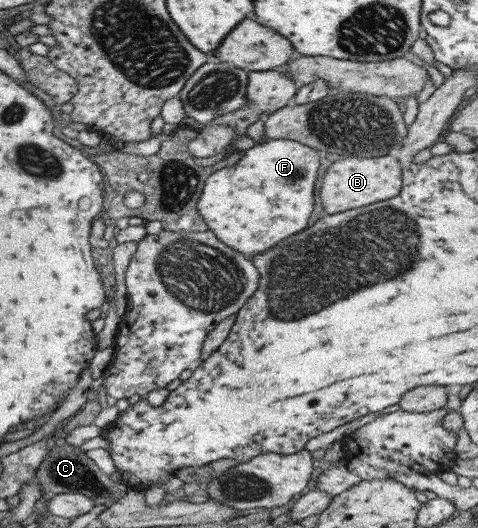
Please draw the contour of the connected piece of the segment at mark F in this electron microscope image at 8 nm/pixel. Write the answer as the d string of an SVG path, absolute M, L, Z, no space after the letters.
M286 139L257 142L237 164L222 167L205 179L197 214L217 240L252 258L307 226L317 168L319 154L314 148Z

